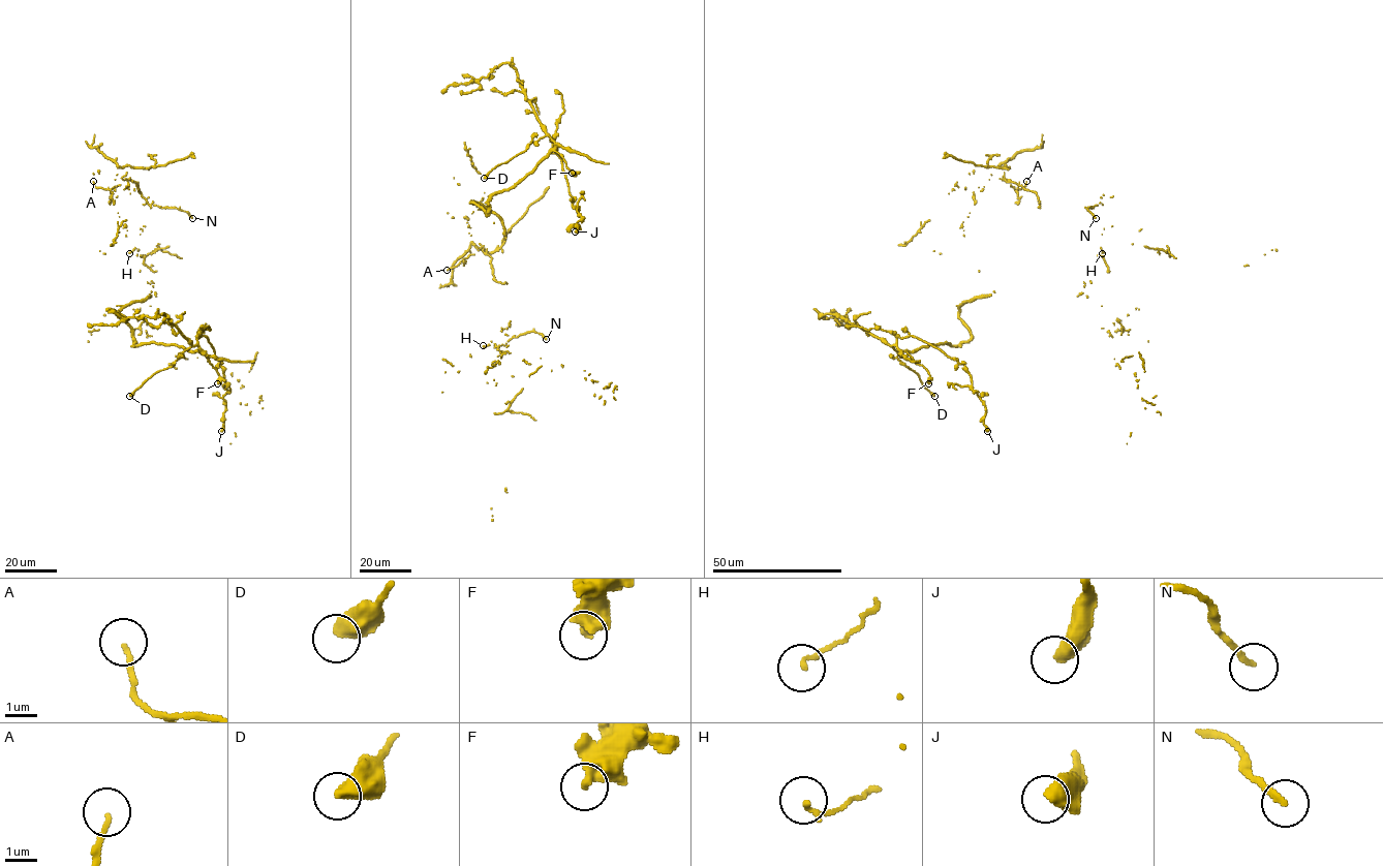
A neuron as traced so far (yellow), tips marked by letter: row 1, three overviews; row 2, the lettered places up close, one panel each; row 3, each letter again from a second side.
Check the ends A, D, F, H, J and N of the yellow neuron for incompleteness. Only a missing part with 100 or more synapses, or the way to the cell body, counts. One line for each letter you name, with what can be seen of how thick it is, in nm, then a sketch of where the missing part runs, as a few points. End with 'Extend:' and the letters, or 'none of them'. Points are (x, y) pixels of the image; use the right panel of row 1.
Extend: none of them

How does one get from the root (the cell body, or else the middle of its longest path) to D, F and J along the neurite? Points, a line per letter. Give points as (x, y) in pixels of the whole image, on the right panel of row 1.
D: (981, 191), (974, 193), (969, 216), (981, 295), (958, 313), (971, 338), (912, 352), (891, 346), (934, 396)
F: (981, 191), (969, 216), (981, 295), (958, 313), (971, 338), (907, 351), (926, 370), (928, 383)
J: (981, 191), (969, 216), (981, 295), (958, 313), (971, 338), (897, 346), (914, 336), (962, 364), (987, 431)

